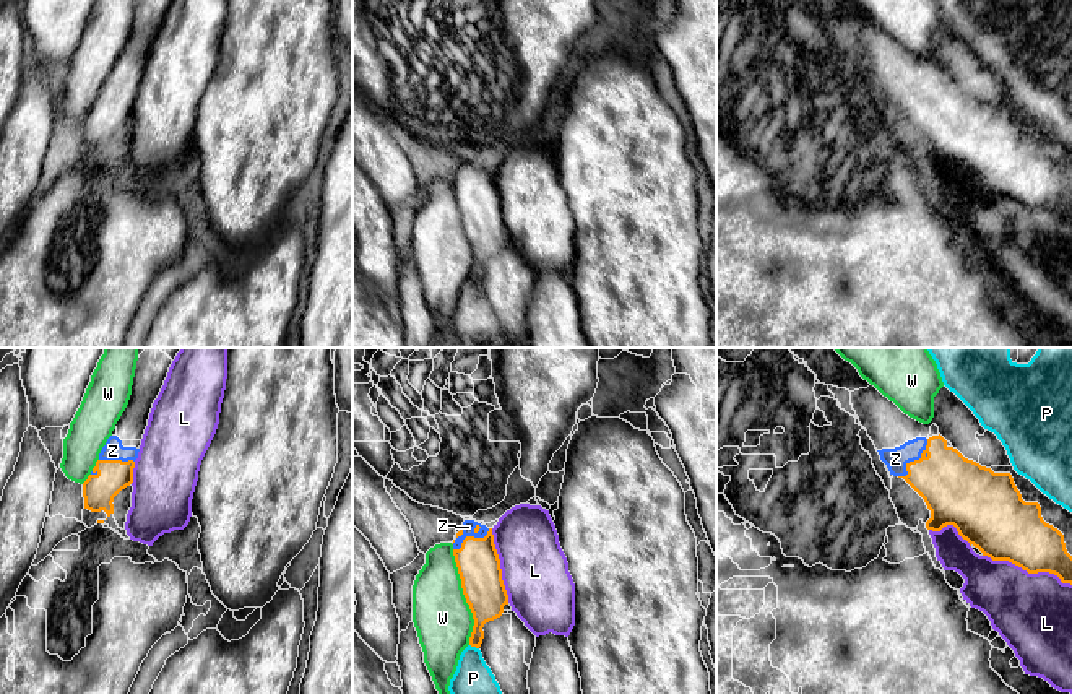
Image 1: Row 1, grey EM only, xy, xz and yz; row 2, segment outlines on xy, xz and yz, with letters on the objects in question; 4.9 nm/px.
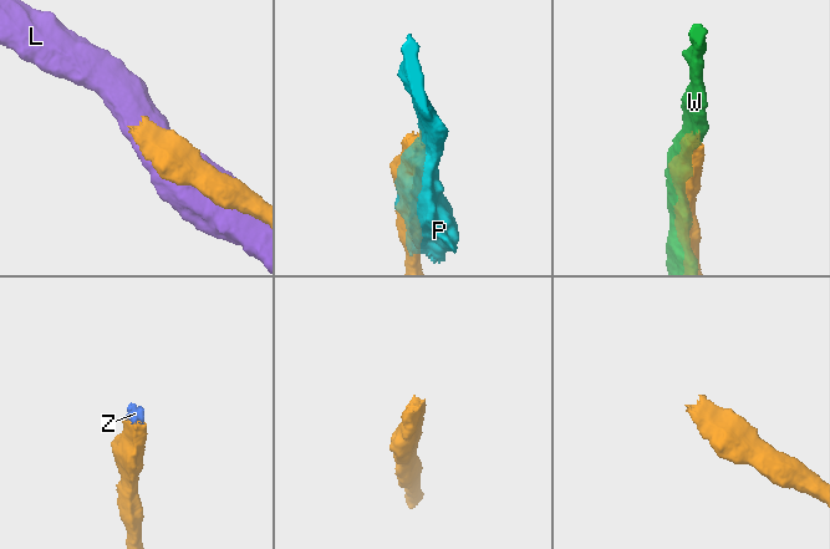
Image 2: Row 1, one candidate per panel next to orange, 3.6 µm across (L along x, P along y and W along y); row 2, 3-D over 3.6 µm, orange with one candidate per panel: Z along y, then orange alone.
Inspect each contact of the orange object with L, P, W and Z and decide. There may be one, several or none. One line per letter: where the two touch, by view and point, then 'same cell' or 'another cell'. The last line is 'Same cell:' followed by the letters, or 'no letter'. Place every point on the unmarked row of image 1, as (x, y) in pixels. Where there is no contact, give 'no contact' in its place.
L: contact yz (1027, 207); another cell
P: contact xz (475, 281); another cell
W: contact xz (465, 233); another cell
Z: contact xz (470, 173); same cell
Same cell: Z

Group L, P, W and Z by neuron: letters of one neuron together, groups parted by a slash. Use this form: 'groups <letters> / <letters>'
groups L / P / W / Z

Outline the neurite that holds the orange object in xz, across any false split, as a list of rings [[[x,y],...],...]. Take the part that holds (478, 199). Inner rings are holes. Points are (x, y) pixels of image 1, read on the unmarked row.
[[[465,156],[452,180],[463,231],[474,255],[469,281],[479,284],[484,260],[500,254],[508,241],[492,164]]]

